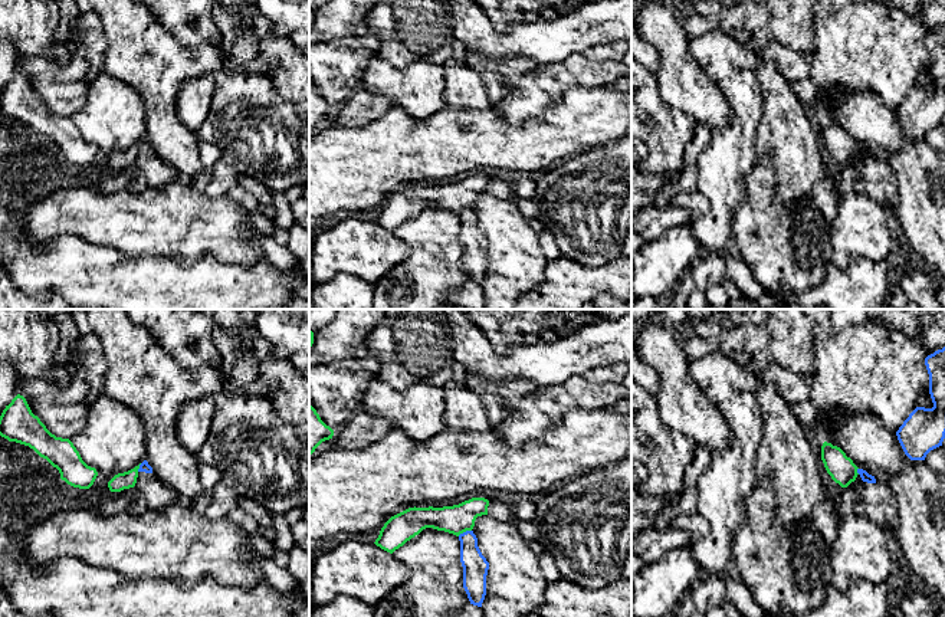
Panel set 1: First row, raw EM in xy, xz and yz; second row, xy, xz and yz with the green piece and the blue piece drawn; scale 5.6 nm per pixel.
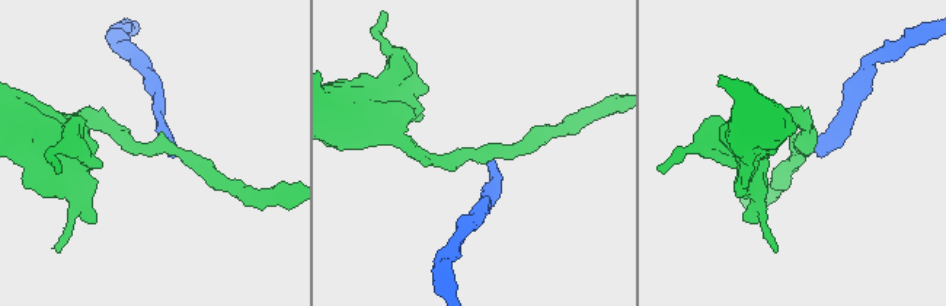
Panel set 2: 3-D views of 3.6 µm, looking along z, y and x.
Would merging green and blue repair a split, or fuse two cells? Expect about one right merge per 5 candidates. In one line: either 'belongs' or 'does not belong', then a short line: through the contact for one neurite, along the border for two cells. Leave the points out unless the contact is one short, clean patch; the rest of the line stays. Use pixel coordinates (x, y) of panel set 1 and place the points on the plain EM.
does not belong; line xz (471, 207), (458, 213)

